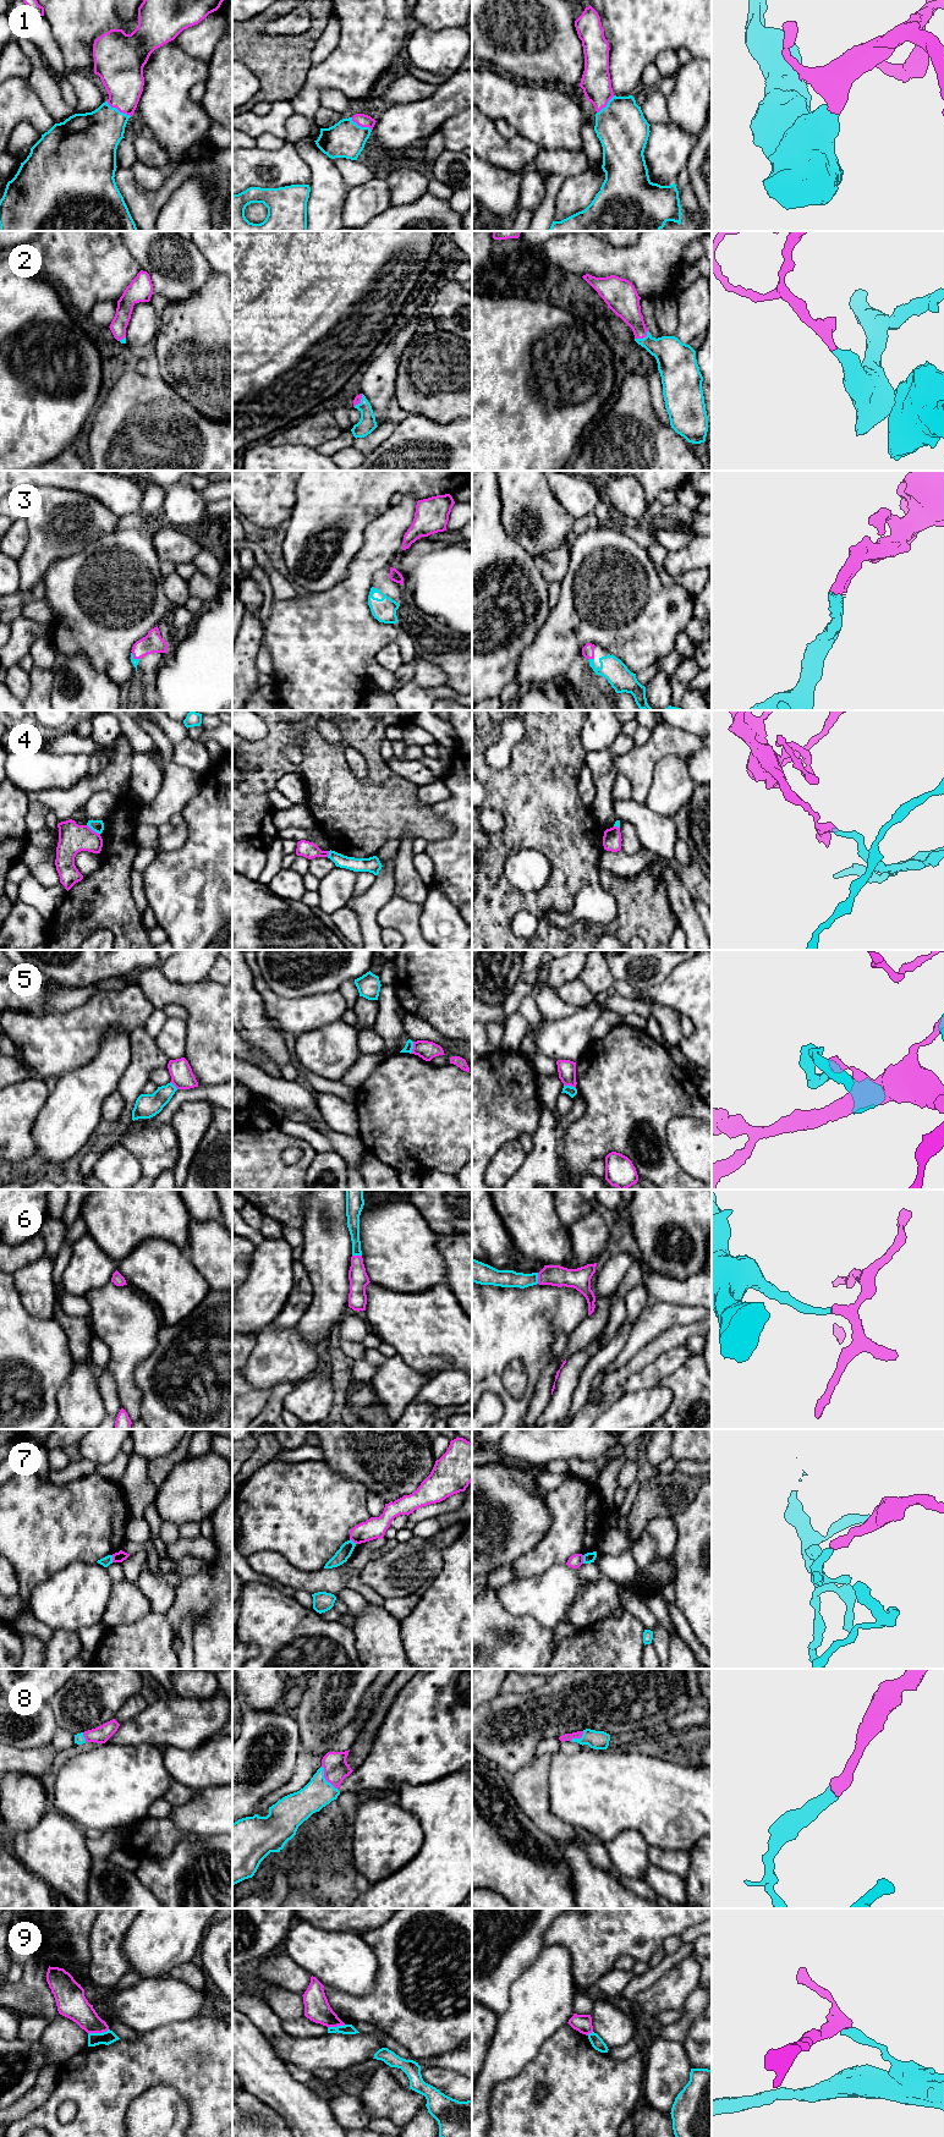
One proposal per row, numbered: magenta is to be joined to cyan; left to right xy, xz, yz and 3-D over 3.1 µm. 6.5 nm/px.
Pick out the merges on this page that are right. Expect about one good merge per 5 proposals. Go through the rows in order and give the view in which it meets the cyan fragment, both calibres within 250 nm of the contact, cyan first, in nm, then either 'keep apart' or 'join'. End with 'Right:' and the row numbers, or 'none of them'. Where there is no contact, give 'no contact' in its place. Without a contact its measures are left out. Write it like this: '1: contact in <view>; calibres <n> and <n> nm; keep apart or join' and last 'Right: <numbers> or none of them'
1: contact in xy; calibres 340 and 280 nm; join
2: contact in yz; calibres 240 and 180 nm; join
3: contact in yz; calibres 160 and 80 nm; join
4: contact in xy; calibres 80 and 190 nm; keep apart
5: contact in xz; calibres 60 and 120 nm; keep apart
6: contact in yz; calibres 110 and 140 nm; join
7: contact in yz; calibres 70 and 90 nm; keep apart
8: contact in xz; calibres 190 and 160 nm; join
9: contact in xy; calibres 90 and 190 nm; keep apart
Right: 1, 2, 3, 6, 8

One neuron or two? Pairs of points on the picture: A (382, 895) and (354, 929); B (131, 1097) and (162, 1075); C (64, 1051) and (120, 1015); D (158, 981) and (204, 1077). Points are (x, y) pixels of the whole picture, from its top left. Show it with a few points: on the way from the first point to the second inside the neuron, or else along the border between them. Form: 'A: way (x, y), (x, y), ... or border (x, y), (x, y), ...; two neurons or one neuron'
A: border (350, 907), (358, 918), (360, 930), (363, 937); two neurons
B: border (166, 1065), (155, 1067), (149, 1074), (148, 1080); two neurons
C: way (77, 1038), (100, 1015), (106, 1015); one neuron
D: way (184, 998), (204, 1018), (204, 1051); one neuron

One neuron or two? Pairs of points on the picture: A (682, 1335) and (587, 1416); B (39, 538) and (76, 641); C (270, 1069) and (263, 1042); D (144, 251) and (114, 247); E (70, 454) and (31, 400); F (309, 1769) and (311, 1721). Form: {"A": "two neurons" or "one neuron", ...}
{"A": "one neuron", "B": "two neurons", "C": "two neurons", "D": "two neurons", "E": "two neurons", "F": "two neurons"}

